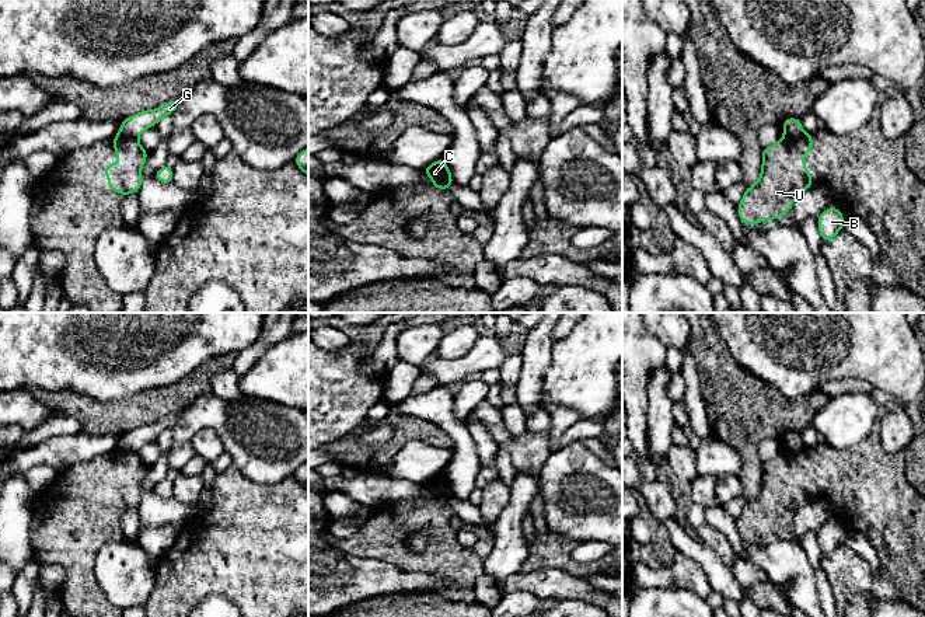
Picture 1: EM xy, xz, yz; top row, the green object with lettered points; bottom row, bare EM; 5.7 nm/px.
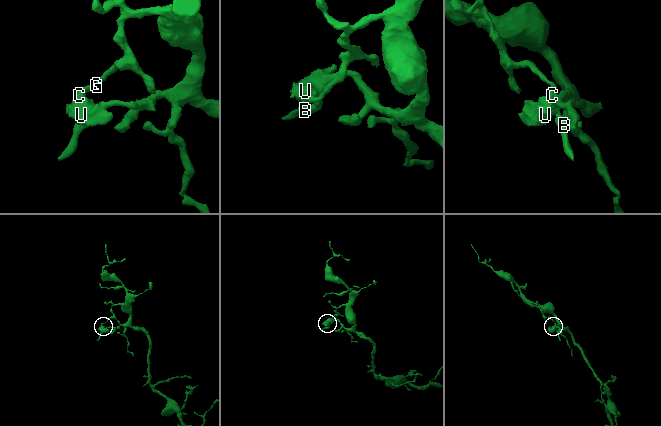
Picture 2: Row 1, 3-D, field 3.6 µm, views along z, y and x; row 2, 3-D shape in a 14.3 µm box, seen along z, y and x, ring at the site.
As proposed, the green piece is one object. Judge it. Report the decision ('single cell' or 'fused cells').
fused cells

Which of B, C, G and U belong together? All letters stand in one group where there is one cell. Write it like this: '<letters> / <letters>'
B G / C U

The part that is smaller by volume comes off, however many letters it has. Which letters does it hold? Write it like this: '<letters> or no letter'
C, U

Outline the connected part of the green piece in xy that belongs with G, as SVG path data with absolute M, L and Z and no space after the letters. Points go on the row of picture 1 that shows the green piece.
M171 101L156 109L147 109L125 118L121 122L119 135L137 139L139 135L153 126L165 115L172 115L177 109L178 101Z

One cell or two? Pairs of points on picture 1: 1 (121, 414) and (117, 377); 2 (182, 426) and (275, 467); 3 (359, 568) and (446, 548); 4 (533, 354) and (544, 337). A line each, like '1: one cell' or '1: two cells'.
1: two cells
2: one cell
3: two cells
4: one cell

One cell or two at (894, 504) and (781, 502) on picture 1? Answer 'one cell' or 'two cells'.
one cell

